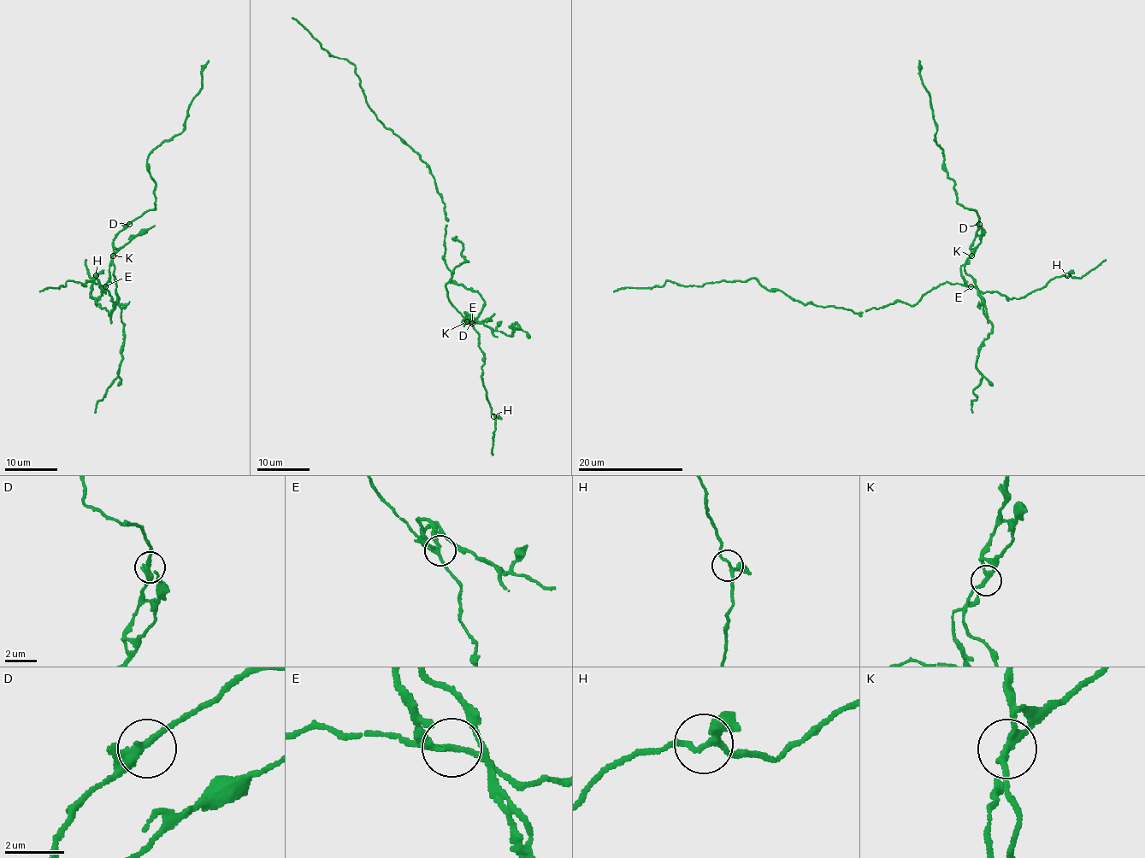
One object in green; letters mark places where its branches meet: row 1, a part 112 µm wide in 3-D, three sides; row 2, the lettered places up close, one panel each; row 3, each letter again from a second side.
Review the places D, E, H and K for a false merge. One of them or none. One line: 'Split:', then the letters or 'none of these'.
Split: K

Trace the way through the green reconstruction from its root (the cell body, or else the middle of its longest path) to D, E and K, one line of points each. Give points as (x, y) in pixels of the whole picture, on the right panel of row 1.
D: (922, 297), (946, 282), (968, 286), (961, 274), (961, 266), (970, 255), (971, 245), (979, 224)
E: (922, 297), (946, 282), (970, 286)
K: (922, 297), (946, 282), (968, 286), (961, 274), (961, 266), (972, 255)

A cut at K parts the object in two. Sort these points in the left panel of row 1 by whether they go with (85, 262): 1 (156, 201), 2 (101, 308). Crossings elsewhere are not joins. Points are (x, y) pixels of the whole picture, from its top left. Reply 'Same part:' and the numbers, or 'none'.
Same part: 1, 2

